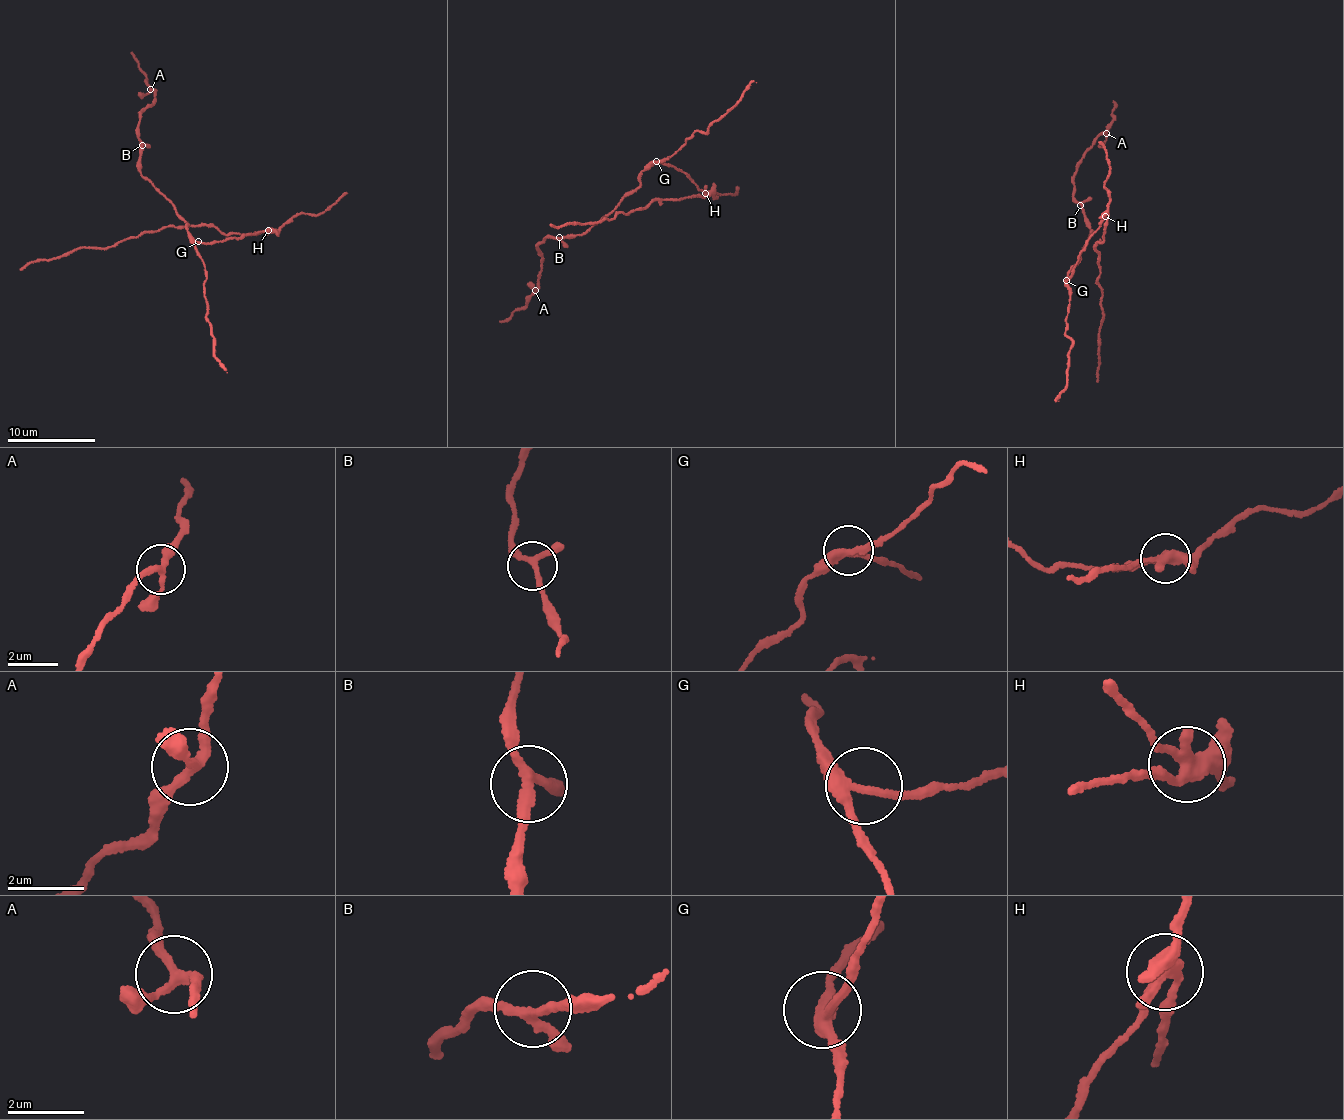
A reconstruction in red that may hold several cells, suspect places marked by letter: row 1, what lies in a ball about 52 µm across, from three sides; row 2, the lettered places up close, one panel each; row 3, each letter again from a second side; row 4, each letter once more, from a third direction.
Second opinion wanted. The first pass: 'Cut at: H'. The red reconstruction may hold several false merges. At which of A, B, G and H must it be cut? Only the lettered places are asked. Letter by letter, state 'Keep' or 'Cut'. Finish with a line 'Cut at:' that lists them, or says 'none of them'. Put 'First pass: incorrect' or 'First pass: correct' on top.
First pass: correct
A: Keep
B: Keep
G: Keep
H: Cut
Cut at: H

